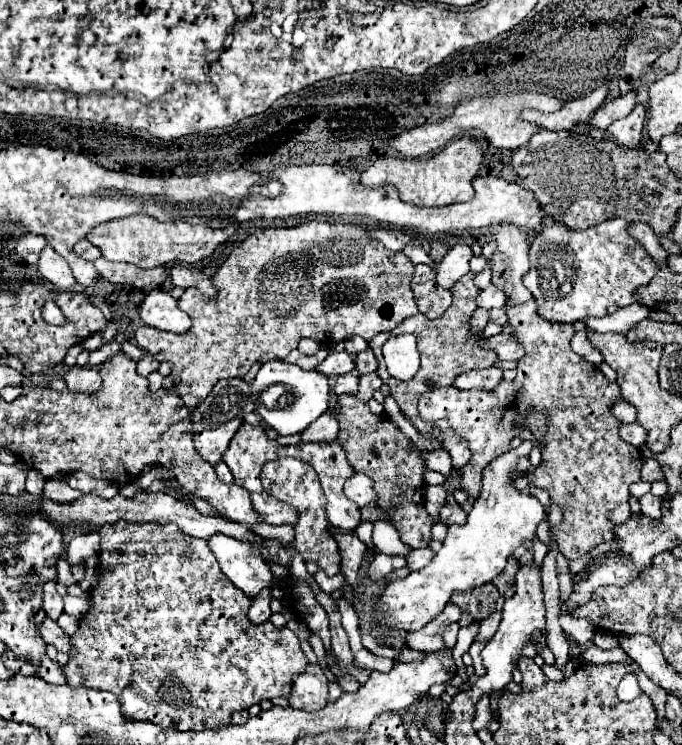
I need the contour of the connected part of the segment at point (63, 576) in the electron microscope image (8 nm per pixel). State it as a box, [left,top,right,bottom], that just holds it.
[56,558,78,586]

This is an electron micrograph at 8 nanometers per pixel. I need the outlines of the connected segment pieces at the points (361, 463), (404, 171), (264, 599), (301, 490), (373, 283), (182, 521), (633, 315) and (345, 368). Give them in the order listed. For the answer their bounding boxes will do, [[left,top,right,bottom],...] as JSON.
[[330,396,434,548],[360,138,484,208],[248,588,272,624],[262,458,340,576],[136,222,418,410],[44,492,260,542],[586,302,650,334],[316,352,354,376]]

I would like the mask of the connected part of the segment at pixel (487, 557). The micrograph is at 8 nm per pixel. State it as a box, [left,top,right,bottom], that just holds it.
[374,442,544,632]

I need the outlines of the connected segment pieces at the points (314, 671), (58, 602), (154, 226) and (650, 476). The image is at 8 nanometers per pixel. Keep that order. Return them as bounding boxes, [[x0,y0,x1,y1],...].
[[288,664,328,712],[44,582,64,620],[86,216,240,268],[642,458,664,482]]

